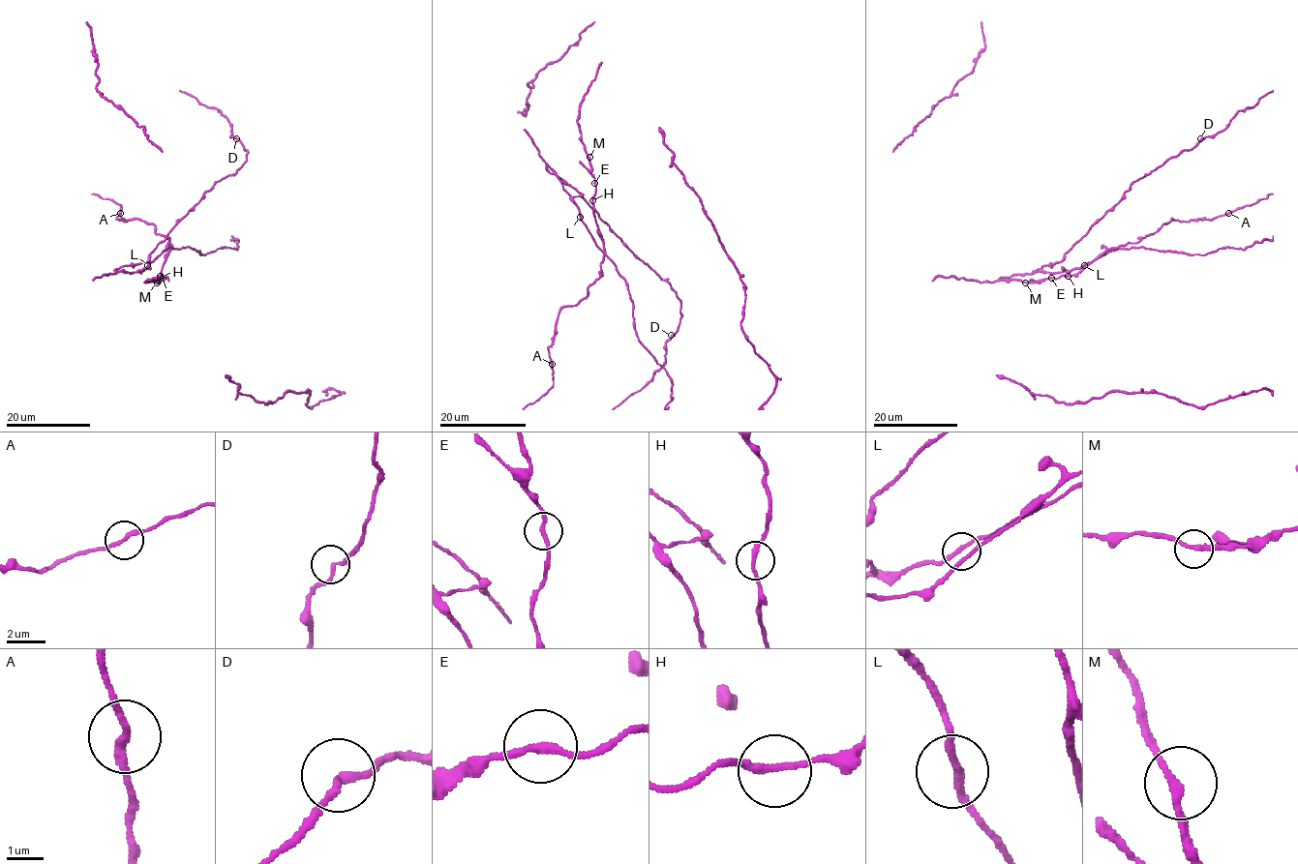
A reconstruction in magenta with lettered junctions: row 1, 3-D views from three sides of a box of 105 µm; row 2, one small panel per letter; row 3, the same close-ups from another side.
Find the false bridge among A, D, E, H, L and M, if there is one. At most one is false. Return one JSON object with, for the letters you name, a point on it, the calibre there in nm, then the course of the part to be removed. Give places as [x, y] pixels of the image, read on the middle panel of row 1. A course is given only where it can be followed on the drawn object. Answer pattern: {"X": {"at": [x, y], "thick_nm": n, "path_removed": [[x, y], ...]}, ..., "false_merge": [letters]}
{"false_merge": []}

